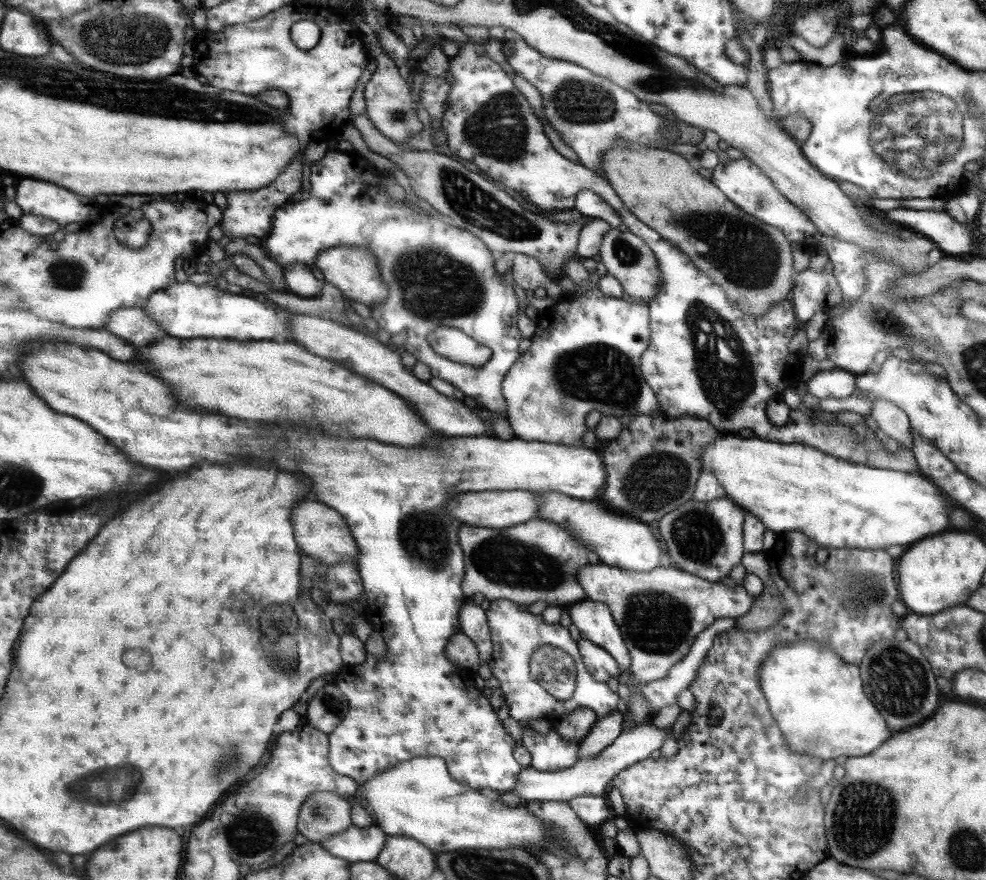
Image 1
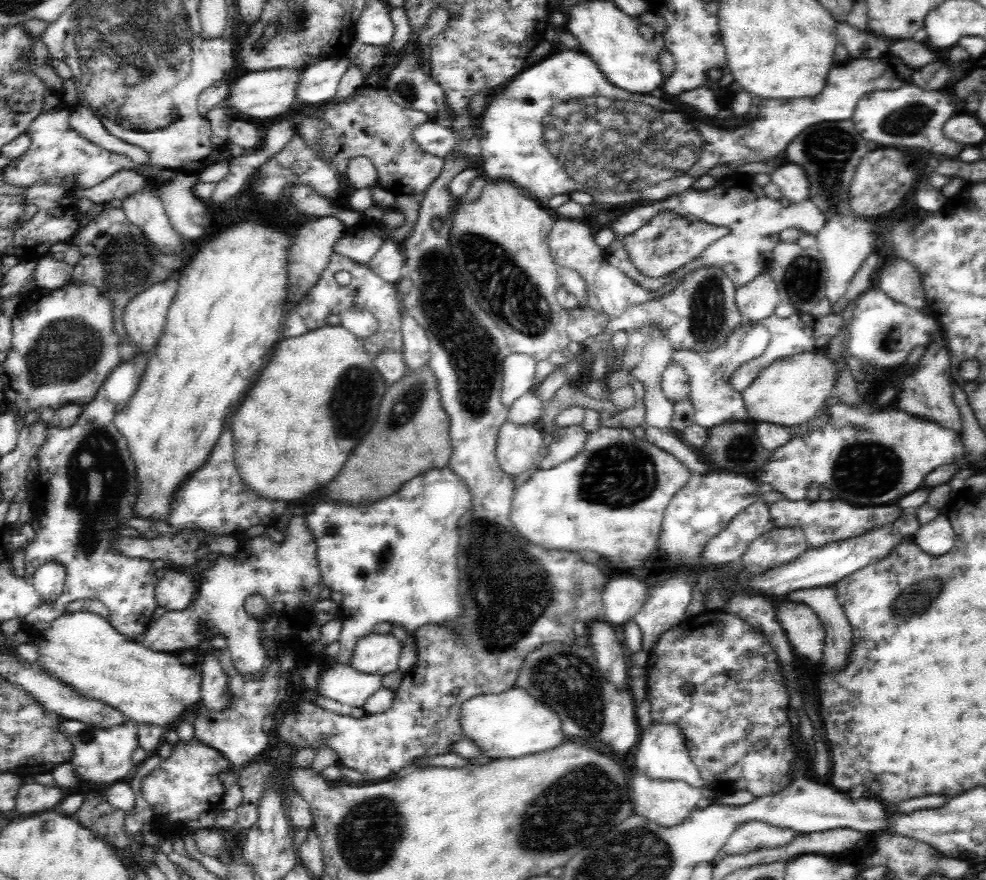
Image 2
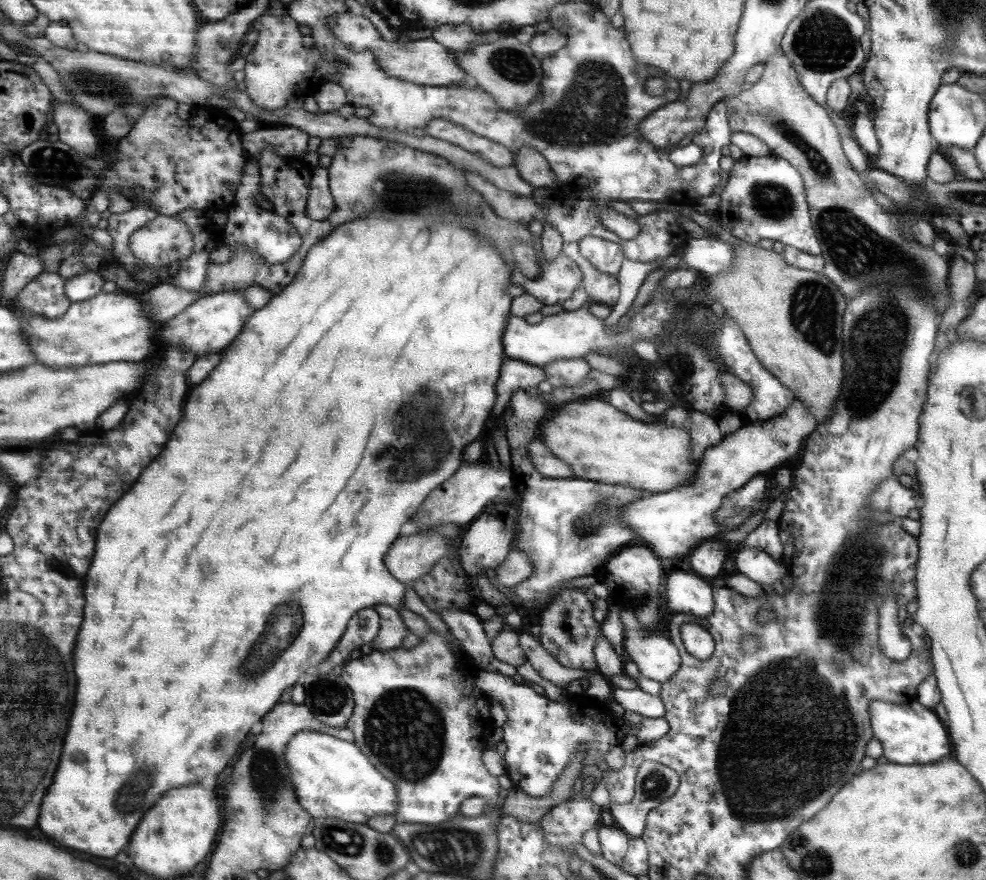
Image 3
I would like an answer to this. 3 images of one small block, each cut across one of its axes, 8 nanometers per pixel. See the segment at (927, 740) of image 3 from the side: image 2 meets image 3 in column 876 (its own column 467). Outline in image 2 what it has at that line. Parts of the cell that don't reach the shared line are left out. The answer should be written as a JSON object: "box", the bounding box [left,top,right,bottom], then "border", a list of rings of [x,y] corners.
{"box":[460,686,567,759],"border":[[[514,686],[510,690],[492,693],[490,696],[474,696],[462,704],[460,723],[464,728],[464,738],[472,740],[480,749],[482,756],[493,759],[515,759],[521,756],[535,755],[542,751],[555,750],[556,746],[567,742],[562,732],[560,718],[546,704],[540,704],[526,691]]]}

